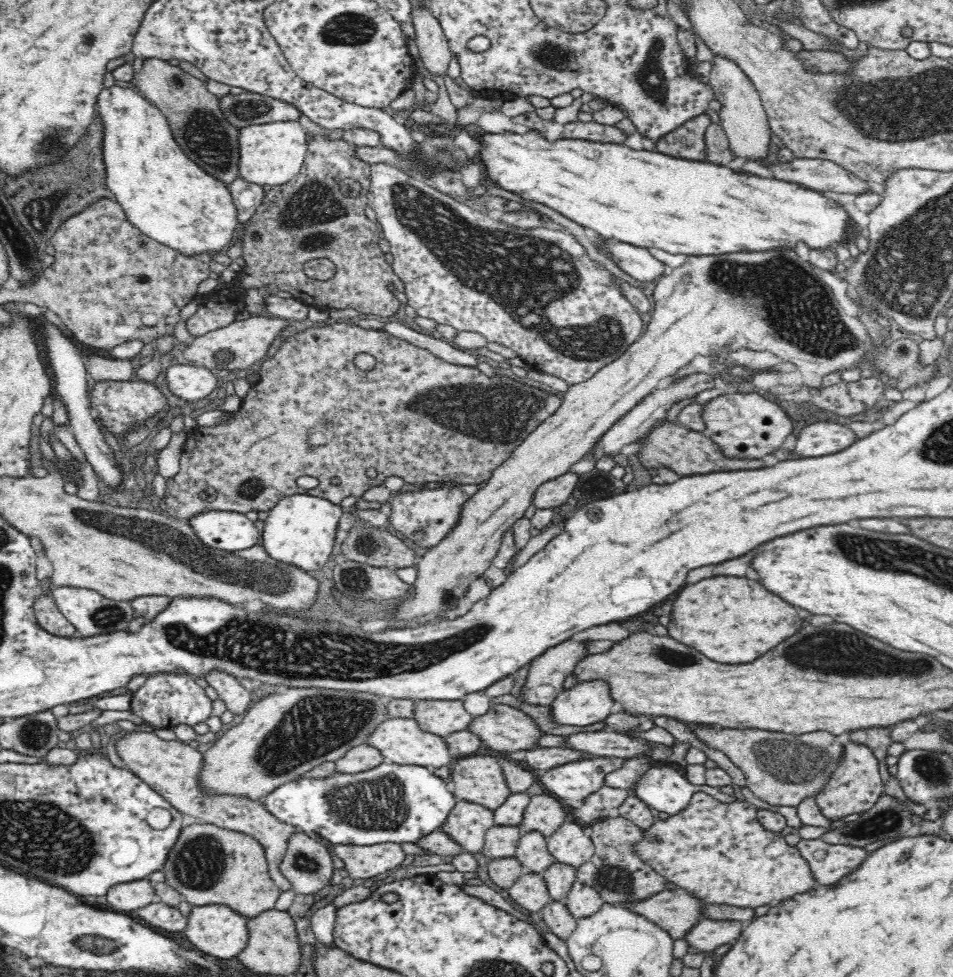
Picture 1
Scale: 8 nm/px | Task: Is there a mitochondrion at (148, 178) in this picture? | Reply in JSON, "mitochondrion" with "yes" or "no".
{"mitochondrion":"no"}

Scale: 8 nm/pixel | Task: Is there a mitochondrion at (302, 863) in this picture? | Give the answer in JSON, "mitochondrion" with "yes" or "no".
{"mitochondrion":"yes"}

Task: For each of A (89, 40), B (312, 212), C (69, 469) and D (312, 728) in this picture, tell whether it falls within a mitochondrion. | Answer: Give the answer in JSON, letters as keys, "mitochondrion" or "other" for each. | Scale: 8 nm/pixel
{"A":"other","B":"mitochondrion","C":"other","D":"mitochondrion"}

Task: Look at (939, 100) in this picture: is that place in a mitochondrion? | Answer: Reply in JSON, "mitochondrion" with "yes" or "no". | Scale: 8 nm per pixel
{"mitochondrion":"yes"}

